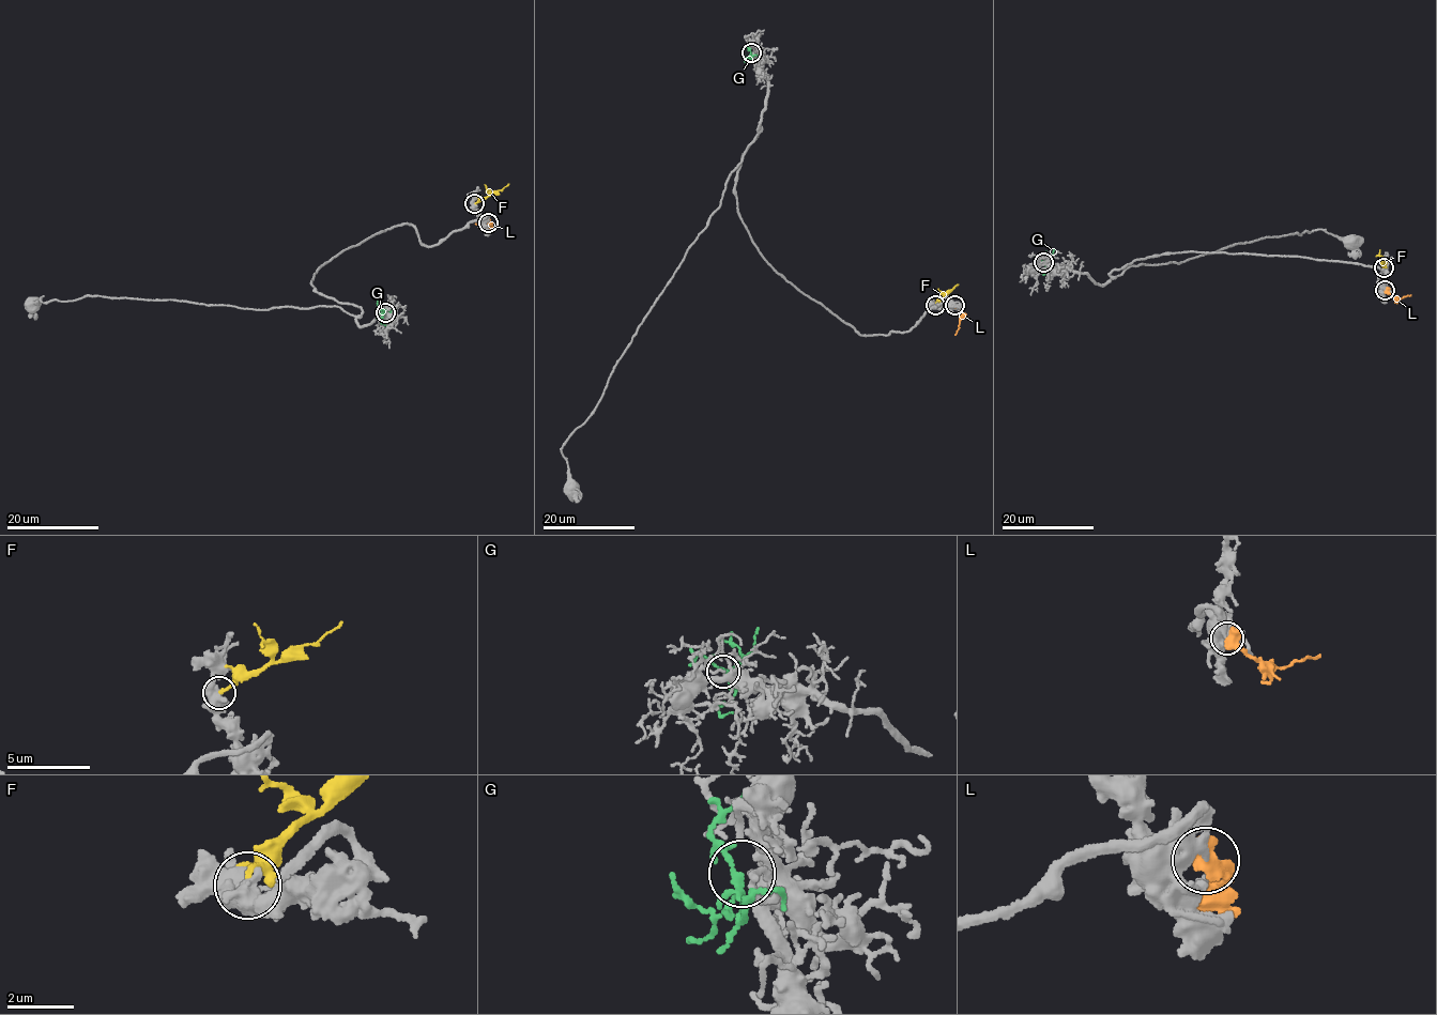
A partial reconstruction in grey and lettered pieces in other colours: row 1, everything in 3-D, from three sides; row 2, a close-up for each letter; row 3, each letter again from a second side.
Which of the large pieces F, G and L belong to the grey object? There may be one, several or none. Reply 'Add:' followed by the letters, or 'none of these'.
Add: G

